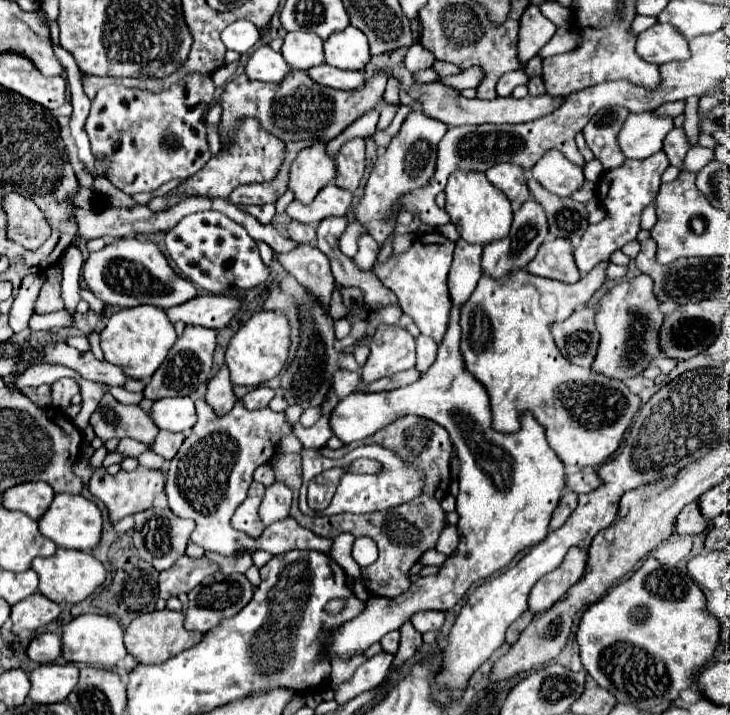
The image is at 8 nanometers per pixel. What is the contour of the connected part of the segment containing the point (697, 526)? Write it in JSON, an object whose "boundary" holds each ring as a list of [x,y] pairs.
{"boundary":[[[698,502],[694,504],[688,504],[682,514],[678,516],[678,522],[676,522],[676,532],[678,534],[688,534],[688,536],[694,536],[694,534],[700,534],[704,532],[708,526],[708,522],[704,520],[700,508],[698,508]]]}

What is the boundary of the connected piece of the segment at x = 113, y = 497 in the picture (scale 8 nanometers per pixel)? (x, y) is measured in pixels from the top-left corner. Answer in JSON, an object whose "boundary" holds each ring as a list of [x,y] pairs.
{"boundary":[[[138,466],[134,472],[120,470],[116,476],[110,476],[104,468],[100,468],[98,472],[94,472],[92,480],[88,482],[88,490],[92,492],[92,496],[100,498],[106,504],[110,522],[118,522],[124,516],[132,516],[132,514],[148,510],[154,496],[162,488],[164,488],[164,474],[160,470],[148,470],[148,468],[142,468],[142,466]]]}

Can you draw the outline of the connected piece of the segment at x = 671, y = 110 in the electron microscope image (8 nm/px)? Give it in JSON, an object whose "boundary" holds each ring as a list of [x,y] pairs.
{"boundary":[[[678,100],[678,102],[668,102],[668,104],[662,104],[660,108],[656,108],[656,114],[666,114],[666,116],[678,116],[682,114],[686,108],[686,102],[684,100]]]}

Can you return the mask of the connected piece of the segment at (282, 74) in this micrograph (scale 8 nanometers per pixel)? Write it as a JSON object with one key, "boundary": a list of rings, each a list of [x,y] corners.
{"boundary":[[[270,46],[258,48],[246,64],[248,78],[262,80],[262,82],[272,82],[272,84],[280,84],[290,74],[290,70],[292,68],[284,62],[282,54],[274,52]]]}

